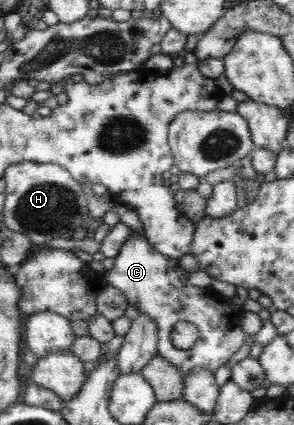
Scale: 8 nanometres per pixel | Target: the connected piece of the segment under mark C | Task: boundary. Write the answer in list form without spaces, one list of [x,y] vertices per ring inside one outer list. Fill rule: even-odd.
[[[134,233],[120,253],[110,272],[106,271],[103,279],[106,284],[119,289],[126,297],[128,306],[136,307],[140,314],[150,316],[159,327],[159,355],[175,365],[184,375],[192,370],[209,369],[216,373],[218,367],[226,365],[236,351],[244,345],[246,333],[240,325],[242,309],[236,311],[230,305],[230,299],[220,297],[208,287],[198,287],[186,283],[186,272],[178,265],[178,258],[170,258],[156,251],[145,235]],[[189,321],[199,330],[199,337],[194,345],[181,350],[172,343],[172,331],[176,323]]]

